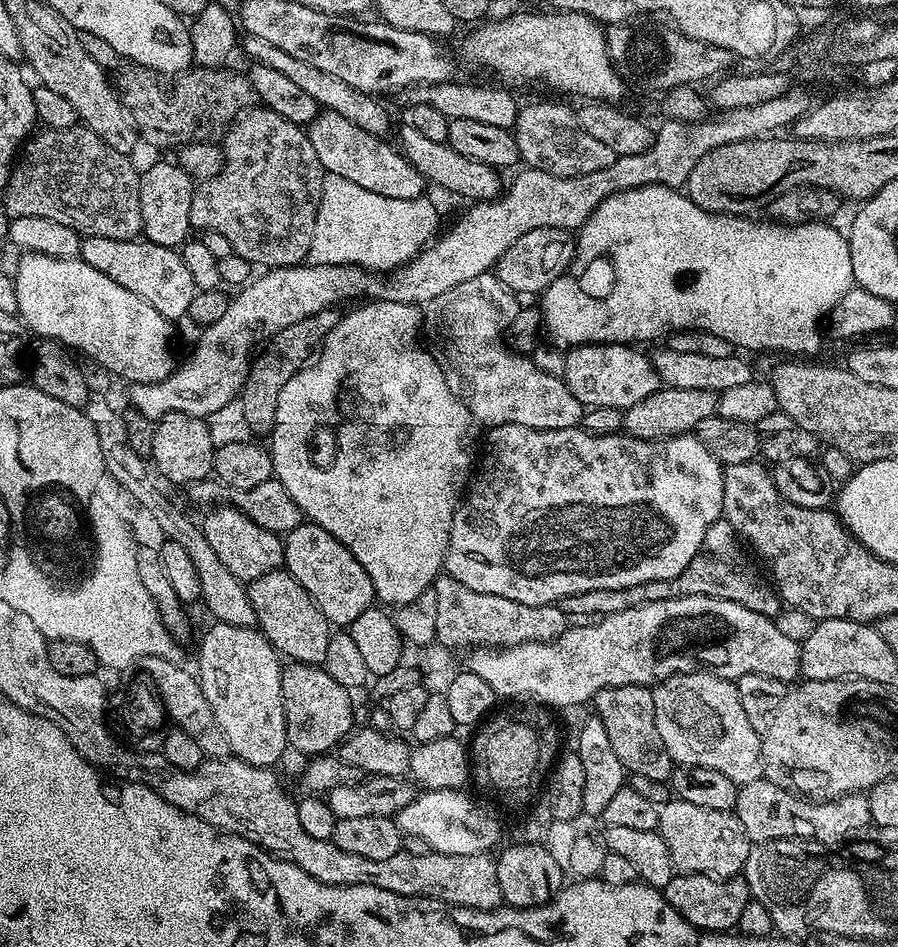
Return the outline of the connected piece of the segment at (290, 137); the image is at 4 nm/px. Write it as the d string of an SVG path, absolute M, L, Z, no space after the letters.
M256 106L243 113L224 133L222 151L224 169L214 178L195 185L190 202L192 228L200 228L201 233L222 234L237 257L240 255L252 264L265 264L263 267L268 270L305 263L314 242L314 226L326 175L314 146L310 146L307 131L274 110Z

